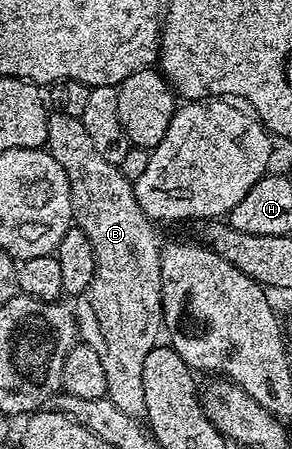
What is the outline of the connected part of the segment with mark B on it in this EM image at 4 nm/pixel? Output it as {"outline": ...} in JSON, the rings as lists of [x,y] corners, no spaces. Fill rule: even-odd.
{"outline":[[[54,111],[49,118],[45,148],[63,166],[71,186],[73,219],[76,227],[91,238],[91,250],[95,250],[95,278],[83,294],[75,297],[72,305],[73,316],[77,319],[80,343],[91,346],[99,354],[99,363],[103,366],[103,375],[107,378],[105,395],[123,414],[141,420],[145,415],[143,402],[143,358],[158,343],[157,335],[163,332],[161,314],[161,244],[157,240],[154,221],[143,212],[136,201],[134,181],[121,173],[118,165],[107,162],[99,155],[99,150],[91,142],[87,130],[79,116],[68,116]]]}

